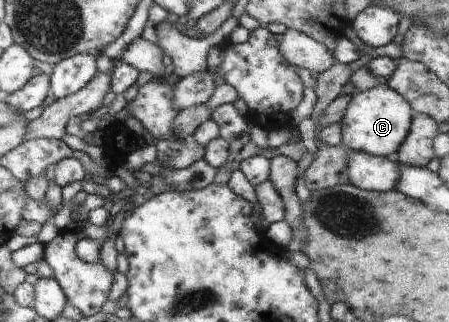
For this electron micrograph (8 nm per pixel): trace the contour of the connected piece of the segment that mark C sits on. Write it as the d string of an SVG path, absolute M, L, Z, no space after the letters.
M387 84L360 91L354 95L340 120L342 124L342 144L349 150L361 151L370 155L397 161L400 144L407 138L412 123L413 110L403 96L391 90Z

